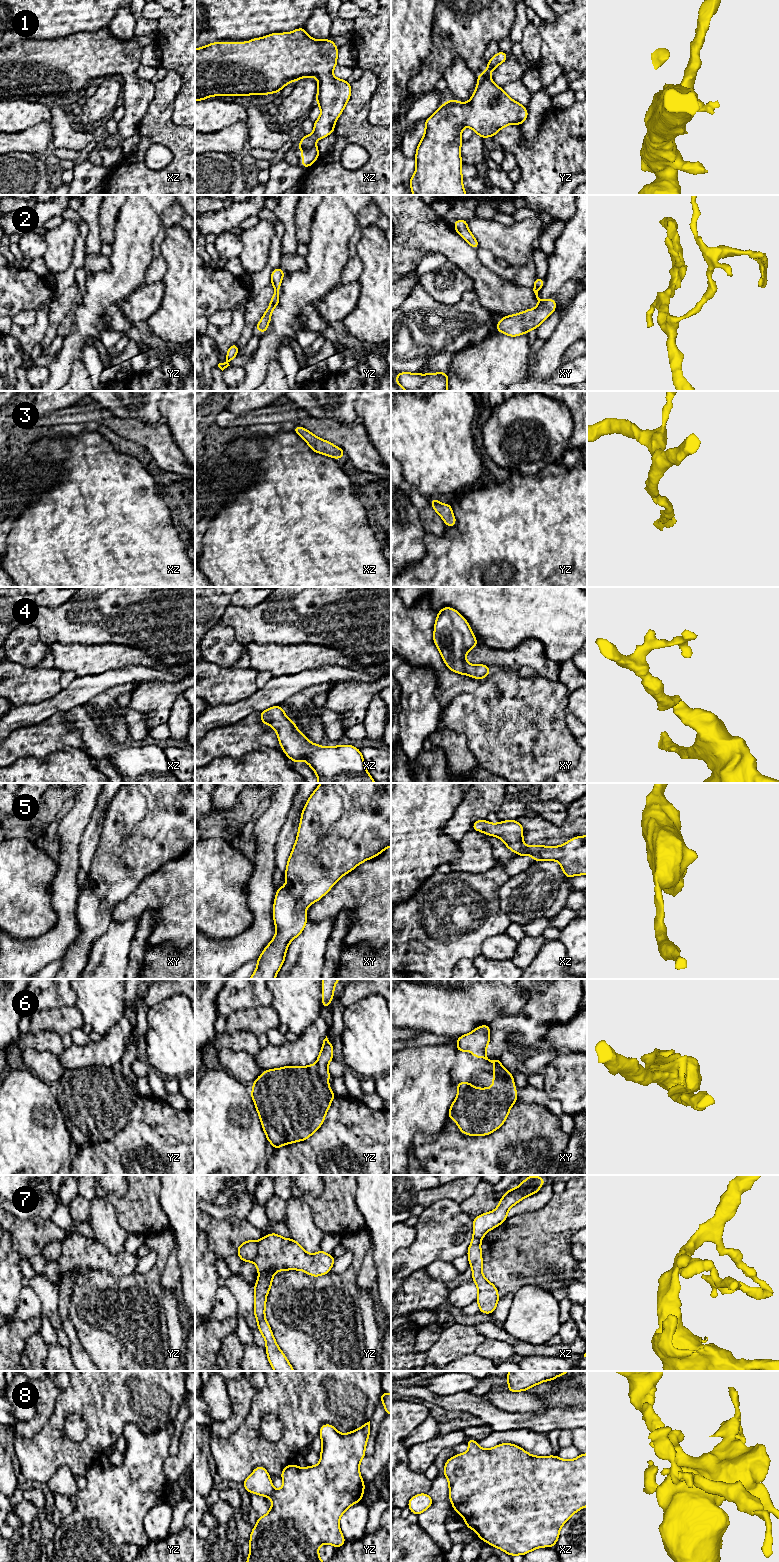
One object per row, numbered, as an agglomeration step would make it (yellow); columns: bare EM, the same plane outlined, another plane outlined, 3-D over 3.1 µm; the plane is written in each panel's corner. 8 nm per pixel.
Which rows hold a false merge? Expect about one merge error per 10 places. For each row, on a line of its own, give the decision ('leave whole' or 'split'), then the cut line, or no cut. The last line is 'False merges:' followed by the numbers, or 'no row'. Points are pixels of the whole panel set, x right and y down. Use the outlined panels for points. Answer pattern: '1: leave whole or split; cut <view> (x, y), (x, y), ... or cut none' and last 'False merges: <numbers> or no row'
1: leave whole; cut none
2: leave whole; cut none
3: leave whole; cut none
4: leave whole; cut none
5: leave whole; cut none
6: leave whole; cut none
7: split; cut yz (258, 1242), (258, 1253), (253, 1260)
8: leave whole; cut none
False merges: 7

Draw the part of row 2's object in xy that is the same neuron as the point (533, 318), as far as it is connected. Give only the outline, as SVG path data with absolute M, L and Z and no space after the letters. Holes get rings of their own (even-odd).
M535 278L533 291L538 300L538 306L527 309L524 312L504 316L497 324L496 330L510 337L527 334L531 329L537 329L539 325L556 310L555 299L541 300L538 297L539 290L543 287L545 279Z

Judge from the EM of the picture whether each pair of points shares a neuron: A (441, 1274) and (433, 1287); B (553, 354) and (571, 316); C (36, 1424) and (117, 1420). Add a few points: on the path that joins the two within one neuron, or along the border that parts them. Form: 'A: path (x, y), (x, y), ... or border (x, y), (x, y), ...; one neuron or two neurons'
A: border (424, 1268), (432, 1278), (444, 1282); two neurons
B: path (556, 345), (571, 328), (571, 325); one neuron
C: border (56, 1401), (52, 1419), (35, 1435), (28, 1437); two neurons

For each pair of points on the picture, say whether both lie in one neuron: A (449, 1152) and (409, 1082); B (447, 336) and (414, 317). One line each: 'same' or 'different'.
A: different
B: same

